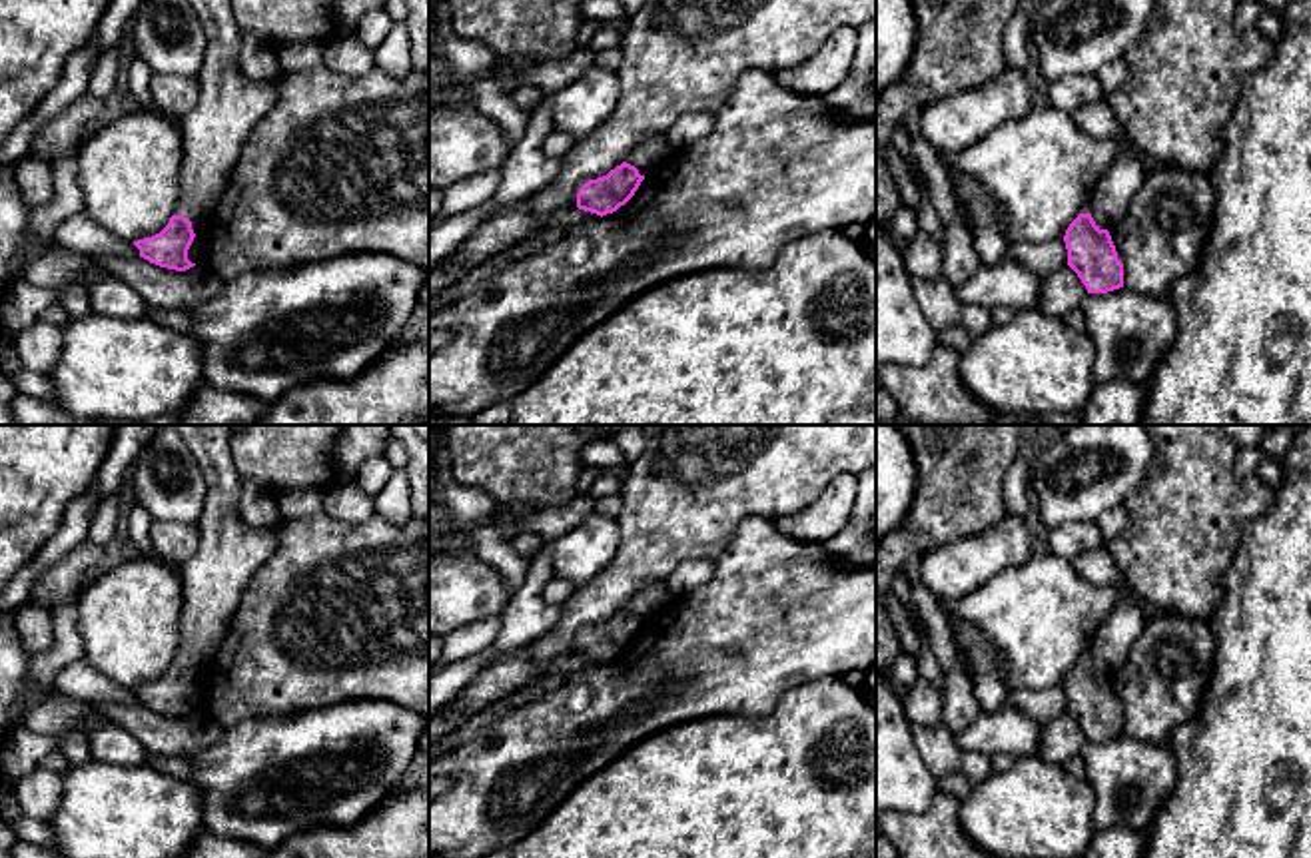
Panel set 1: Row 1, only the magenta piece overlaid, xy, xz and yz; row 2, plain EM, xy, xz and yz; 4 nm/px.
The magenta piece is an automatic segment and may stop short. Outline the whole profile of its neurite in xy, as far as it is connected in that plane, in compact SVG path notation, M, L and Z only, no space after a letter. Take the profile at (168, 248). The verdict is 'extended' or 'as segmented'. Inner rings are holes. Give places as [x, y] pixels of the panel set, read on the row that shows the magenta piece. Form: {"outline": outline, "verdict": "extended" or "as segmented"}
{"outline": "M190 0L206 32L200 102L184 118L180 132L180 200L168 225L134 241L140 257L160 267L194 267L188 249L219 202L241 148L255 124L277 104L273 82L249 80L239 70L239 26L229 0Z", "verdict": "extended"}

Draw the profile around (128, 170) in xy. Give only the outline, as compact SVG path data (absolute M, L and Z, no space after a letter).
M134 110L108 120L74 156L82 214L126 241L160 233L178 208L182 158L178 118Z

